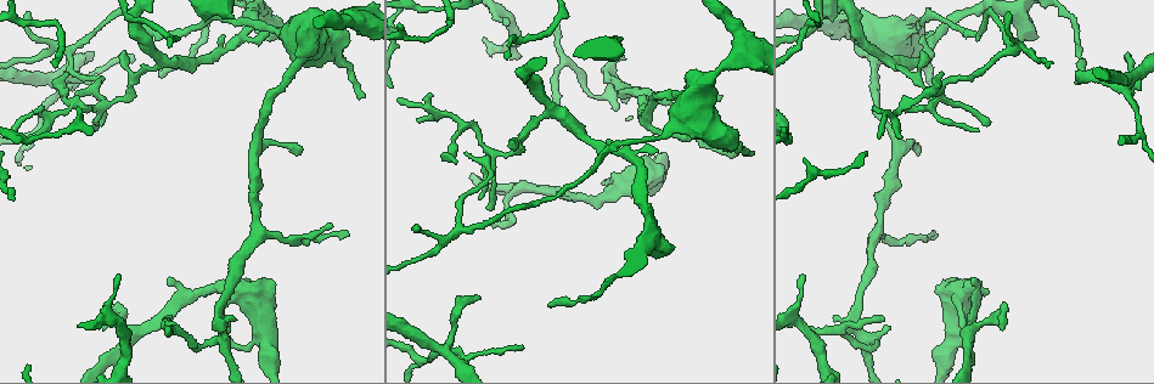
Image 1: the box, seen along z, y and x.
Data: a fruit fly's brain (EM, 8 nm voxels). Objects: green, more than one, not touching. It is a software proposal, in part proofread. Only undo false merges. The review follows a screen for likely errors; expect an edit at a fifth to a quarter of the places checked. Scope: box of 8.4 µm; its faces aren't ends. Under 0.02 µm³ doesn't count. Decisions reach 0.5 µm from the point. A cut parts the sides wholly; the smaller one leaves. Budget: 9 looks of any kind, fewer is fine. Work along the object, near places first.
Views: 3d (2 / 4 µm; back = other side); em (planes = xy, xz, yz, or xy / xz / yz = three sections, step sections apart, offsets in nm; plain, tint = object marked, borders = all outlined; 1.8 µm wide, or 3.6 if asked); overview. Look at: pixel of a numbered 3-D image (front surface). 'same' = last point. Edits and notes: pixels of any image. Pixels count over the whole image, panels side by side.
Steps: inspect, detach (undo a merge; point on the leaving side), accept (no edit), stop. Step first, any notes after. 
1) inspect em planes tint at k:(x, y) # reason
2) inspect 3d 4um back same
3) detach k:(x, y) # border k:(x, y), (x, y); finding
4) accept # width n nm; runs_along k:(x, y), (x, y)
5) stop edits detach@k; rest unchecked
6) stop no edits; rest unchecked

inspect 3d 4um at 1:(969, 333) # a fork

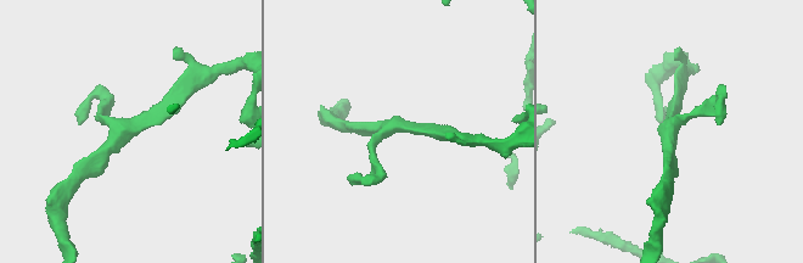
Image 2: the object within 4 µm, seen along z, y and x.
inspect em yz step 4 borders at 2:(394, 126) # arms 3

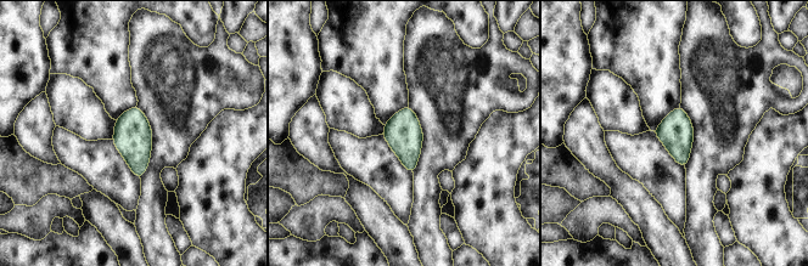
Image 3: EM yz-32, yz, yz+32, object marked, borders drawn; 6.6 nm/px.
accept # width 240 nm; continuous, no second neuron

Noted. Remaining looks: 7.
inspect em xy step 4 tint at 1:(611, 87) # sharp bend

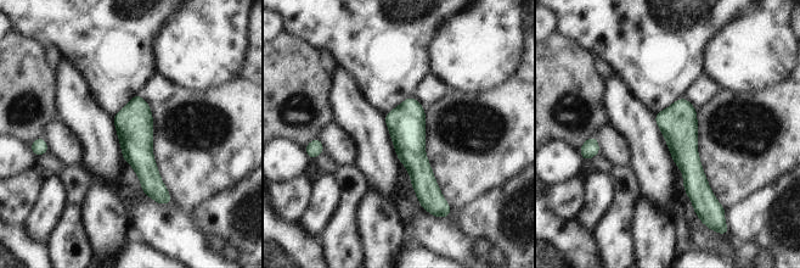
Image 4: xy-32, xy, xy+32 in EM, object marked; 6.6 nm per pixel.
inspect em planes tint same

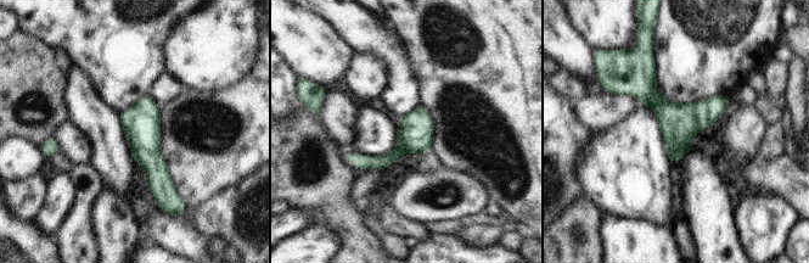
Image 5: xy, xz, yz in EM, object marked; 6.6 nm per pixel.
accept # runs_along 5:(145, 99), (145, 149), (159, 200); one neuron here

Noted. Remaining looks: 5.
inspect 3d 4um at 1:(891, 64) # abrupt turn

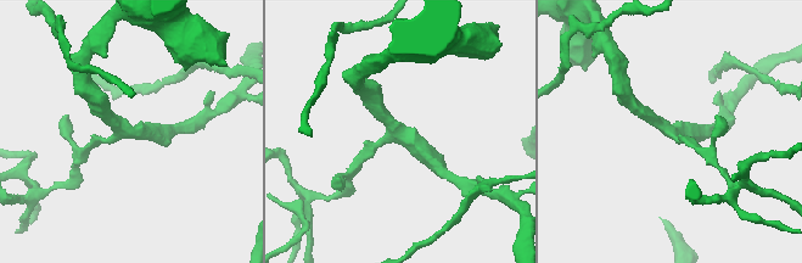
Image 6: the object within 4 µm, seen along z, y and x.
inspect em yz step 4 tint at 6:(396, 136) # arms 3; need the tissue

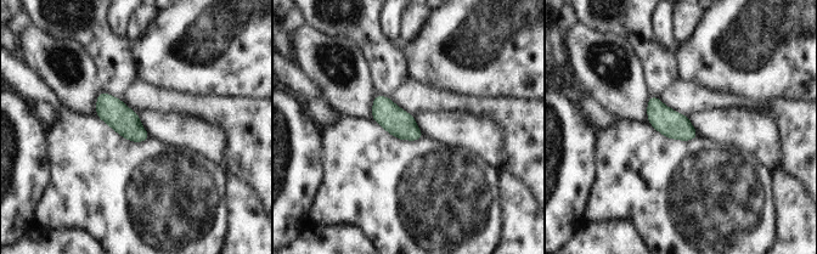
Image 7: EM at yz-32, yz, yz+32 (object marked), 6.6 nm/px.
inspect em planes borders same # another direction

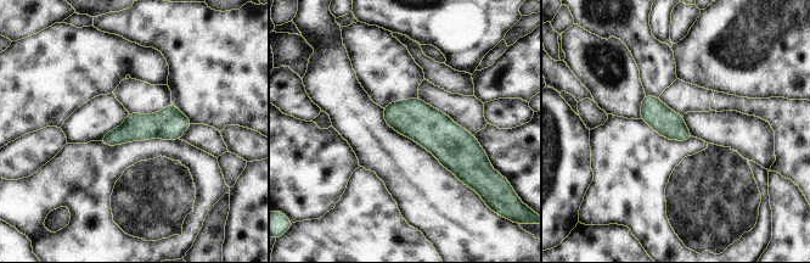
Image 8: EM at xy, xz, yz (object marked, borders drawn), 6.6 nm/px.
accept # runs_along 8:(187, 123), (135, 127), (105, 140); one neuron here

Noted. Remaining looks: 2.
inspect em planes tint at 1:(73, 50) # sharp bend

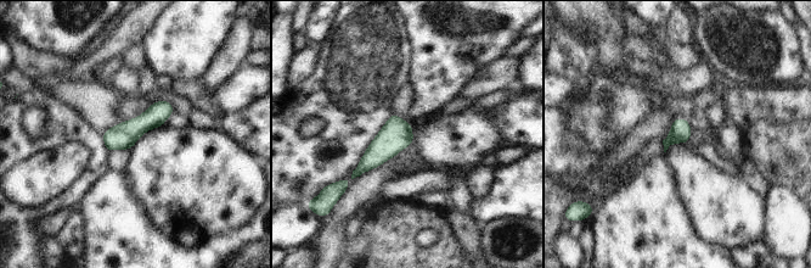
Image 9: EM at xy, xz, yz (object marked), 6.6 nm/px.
accept # width 140 nm; runs_along 9:(169, 106), (120, 137), (110, 148); all the same neuron

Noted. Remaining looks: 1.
stop no edits; rest unchecked

